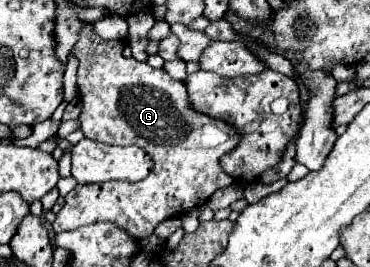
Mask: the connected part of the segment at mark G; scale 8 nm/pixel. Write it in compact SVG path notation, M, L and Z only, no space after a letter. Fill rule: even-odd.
M85 22L73 54L79 58L77 86L83 102L81 130L89 140L103 144L135 144L153 160L153 170L141 182L107 181L77 184L59 210L53 230L65 232L95 222L113 222L143 240L167 218L181 216L205 204L213 192L227 188L233 178L223 172L219 160L239 146L241 134L221 120L213 120L191 108L183 82L169 78L145 62L125 58L121 40L101 40Z

